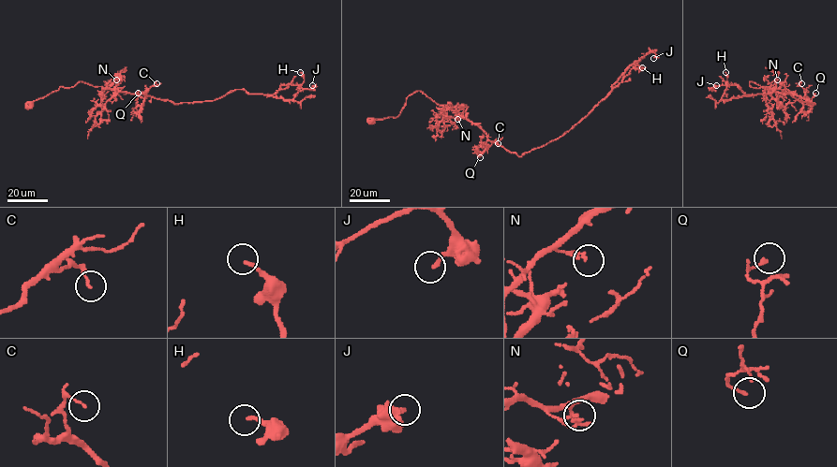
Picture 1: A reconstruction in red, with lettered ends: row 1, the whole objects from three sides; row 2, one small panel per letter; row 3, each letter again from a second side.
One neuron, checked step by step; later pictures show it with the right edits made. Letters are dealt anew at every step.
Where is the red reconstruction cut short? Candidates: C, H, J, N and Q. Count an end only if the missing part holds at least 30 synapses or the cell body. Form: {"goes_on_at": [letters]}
{"goes_on_at": []}

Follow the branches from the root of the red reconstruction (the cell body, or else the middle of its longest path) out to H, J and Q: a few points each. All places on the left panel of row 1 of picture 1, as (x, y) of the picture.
H: (172, 101), (174, 104), (211, 101), (236, 90), (292, 99), (304, 80), (300, 72)
J: (172, 101), (211, 101), (236, 90), (272, 94), (282, 85), (308, 90), (312, 85)
Q: (172, 101), (146, 96), (144, 104), (137, 106), (138, 93)

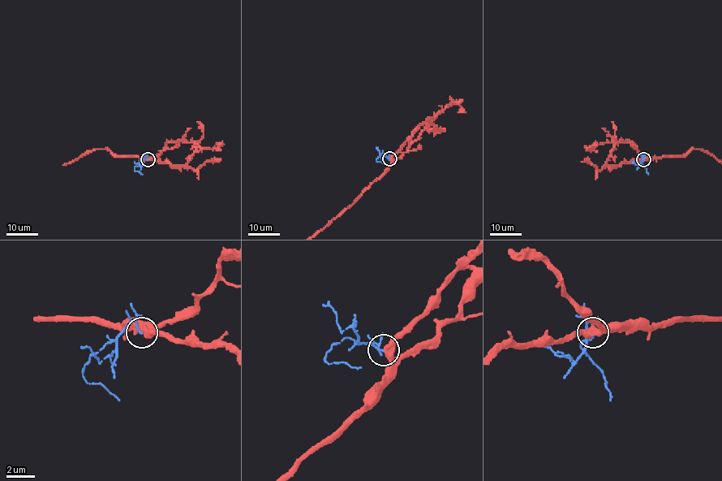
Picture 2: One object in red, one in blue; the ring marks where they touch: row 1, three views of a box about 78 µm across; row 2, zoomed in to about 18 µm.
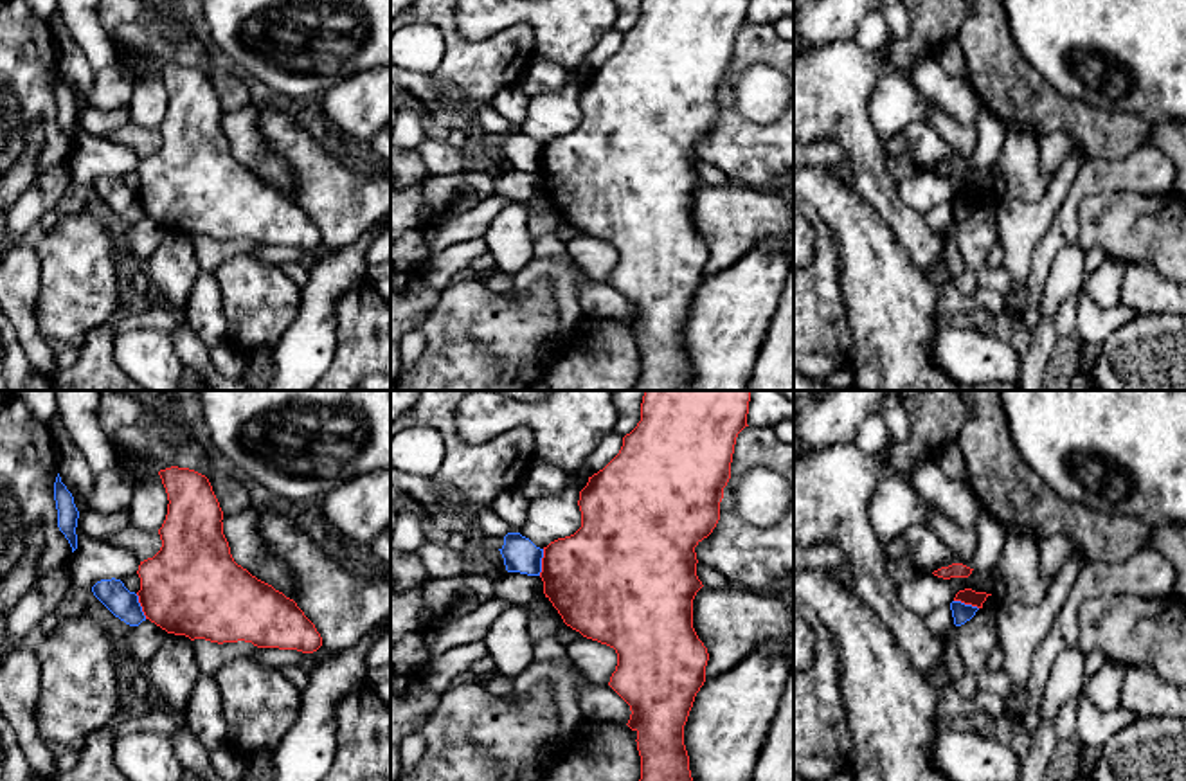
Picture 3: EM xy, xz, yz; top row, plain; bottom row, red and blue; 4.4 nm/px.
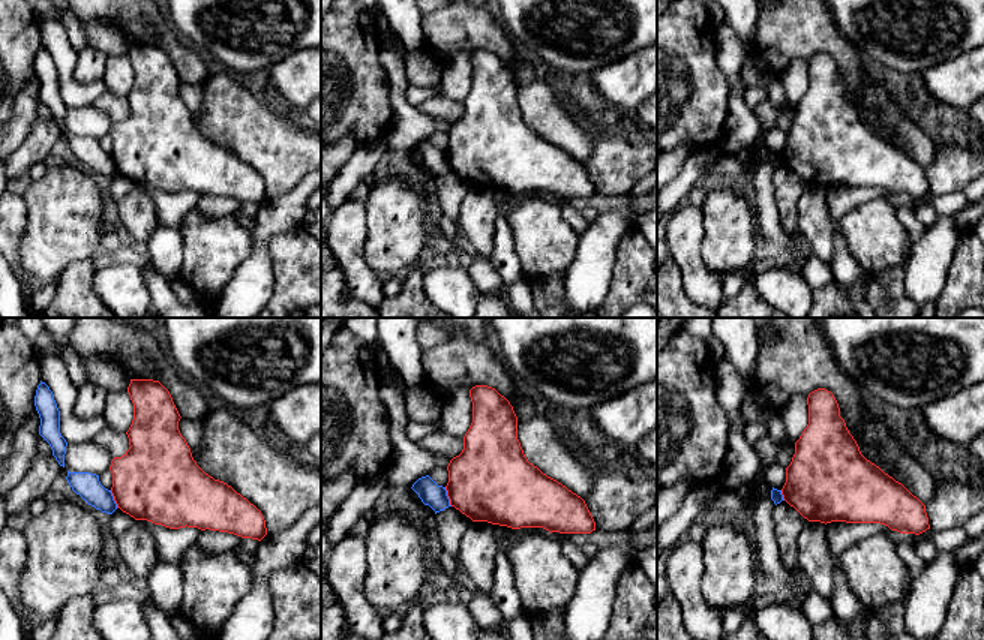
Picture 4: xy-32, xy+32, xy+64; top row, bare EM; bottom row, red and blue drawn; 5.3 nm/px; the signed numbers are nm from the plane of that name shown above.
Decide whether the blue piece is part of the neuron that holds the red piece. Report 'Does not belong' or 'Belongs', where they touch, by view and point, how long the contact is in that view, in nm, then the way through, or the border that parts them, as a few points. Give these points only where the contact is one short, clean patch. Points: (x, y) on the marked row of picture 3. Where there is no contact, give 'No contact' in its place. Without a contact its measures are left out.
Does not belong. Touches red at xz (542, 562). Shared border 120 nm. Boundary: xz (544, 549), (539, 574)

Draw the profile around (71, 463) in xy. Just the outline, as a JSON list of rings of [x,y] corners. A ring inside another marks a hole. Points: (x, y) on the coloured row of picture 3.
[[[65,430],[56,432],[54,444],[58,457],[58,473],[72,480],[81,500],[81,511],[77,518],[77,525],[81,527],[81,531],[94,540],[108,540],[121,529],[128,527],[130,525],[128,511],[103,515],[90,506],[88,502],[90,482],[95,475],[90,470],[81,450],[70,439],[70,435]]]

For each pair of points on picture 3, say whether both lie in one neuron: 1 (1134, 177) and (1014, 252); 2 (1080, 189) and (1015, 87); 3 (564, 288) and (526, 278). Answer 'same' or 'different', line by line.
1: different
2: different
3: same

